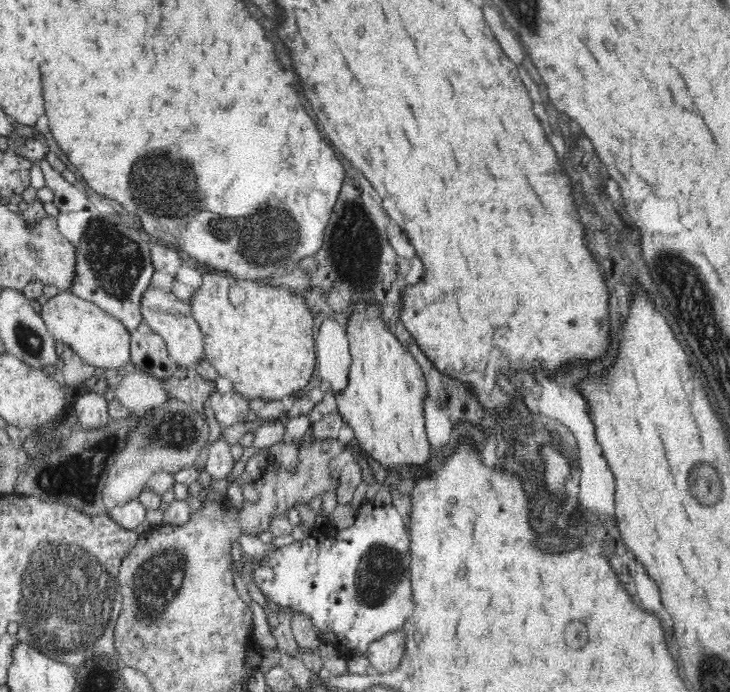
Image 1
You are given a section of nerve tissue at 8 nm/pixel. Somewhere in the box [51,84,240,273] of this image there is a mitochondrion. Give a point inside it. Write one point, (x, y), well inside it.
(166, 198)

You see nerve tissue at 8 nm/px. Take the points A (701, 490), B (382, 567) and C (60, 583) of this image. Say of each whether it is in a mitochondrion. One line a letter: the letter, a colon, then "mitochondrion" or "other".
A: mitochondrion
B: mitochondrion
C: mitochondrion

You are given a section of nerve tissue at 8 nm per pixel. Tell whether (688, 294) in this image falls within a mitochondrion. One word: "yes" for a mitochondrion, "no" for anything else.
yes

